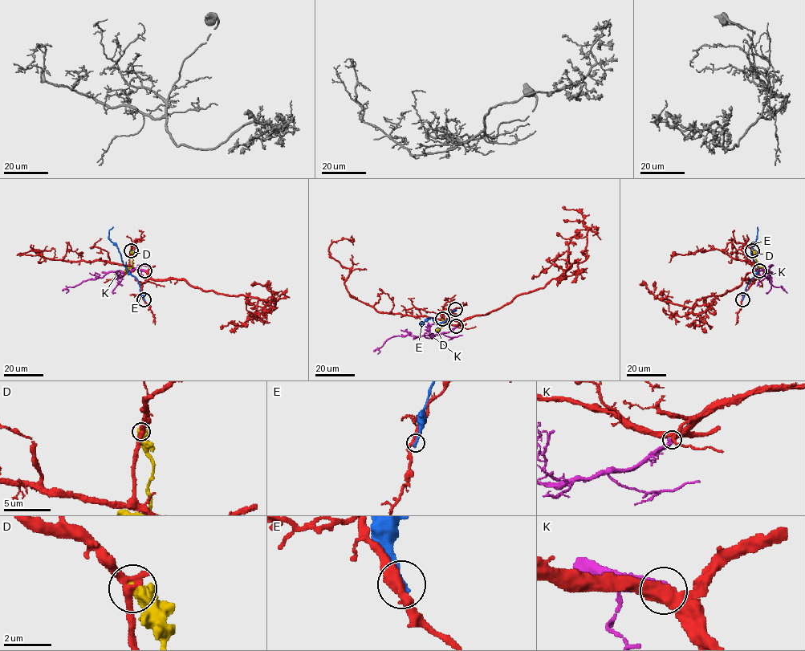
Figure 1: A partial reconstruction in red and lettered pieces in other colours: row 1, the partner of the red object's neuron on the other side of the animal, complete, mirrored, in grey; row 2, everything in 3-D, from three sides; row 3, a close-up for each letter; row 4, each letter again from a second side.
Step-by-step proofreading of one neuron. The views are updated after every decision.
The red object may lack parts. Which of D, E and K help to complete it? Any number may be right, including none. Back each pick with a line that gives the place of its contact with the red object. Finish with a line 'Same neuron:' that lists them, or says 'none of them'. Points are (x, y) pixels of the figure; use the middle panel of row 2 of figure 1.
K: contact (456, 326)
Same neuron: K

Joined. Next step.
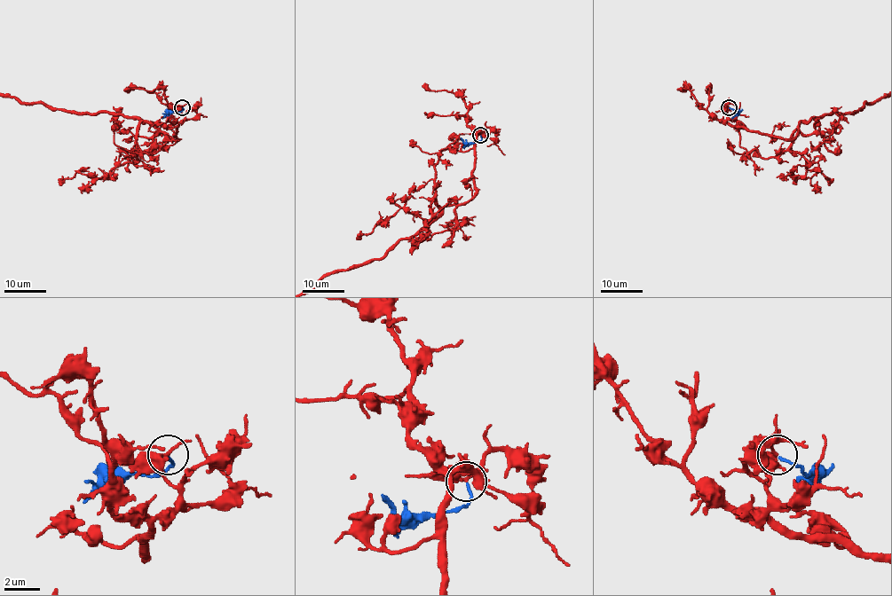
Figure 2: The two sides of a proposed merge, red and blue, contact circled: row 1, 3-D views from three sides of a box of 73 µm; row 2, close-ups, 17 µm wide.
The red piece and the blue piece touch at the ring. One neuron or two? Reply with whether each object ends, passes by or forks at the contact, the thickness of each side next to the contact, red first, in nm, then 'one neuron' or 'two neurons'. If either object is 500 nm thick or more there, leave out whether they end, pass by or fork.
red passes by; blue ends there; 240 nm thick on the red side, 130 nm on the other; two neurons

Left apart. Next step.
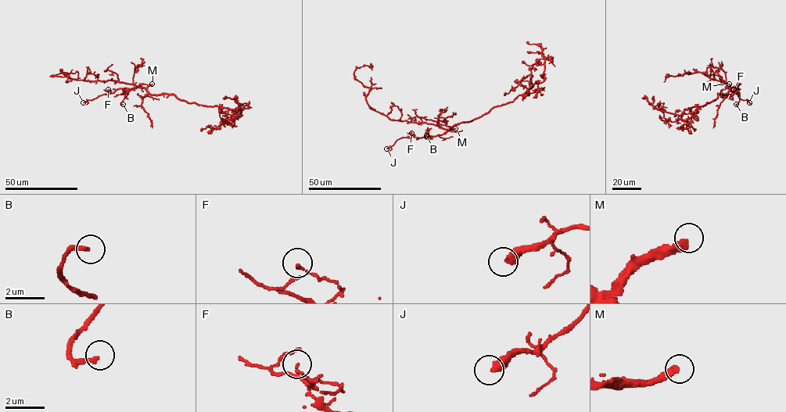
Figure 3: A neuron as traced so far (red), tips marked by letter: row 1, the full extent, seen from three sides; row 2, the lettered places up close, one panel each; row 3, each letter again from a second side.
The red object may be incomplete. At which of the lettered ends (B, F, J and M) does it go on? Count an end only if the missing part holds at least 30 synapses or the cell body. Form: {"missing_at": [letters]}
{"missing_at": ["M"]}

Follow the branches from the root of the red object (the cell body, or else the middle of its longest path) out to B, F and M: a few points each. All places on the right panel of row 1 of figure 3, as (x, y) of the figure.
B: (726, 93), (731, 87), (737, 87), (739, 101), (736, 104)
F: (726, 93), (733, 87), (737, 88), (737, 93), (733, 89)
M: (726, 93), (730, 88), (729, 84)

